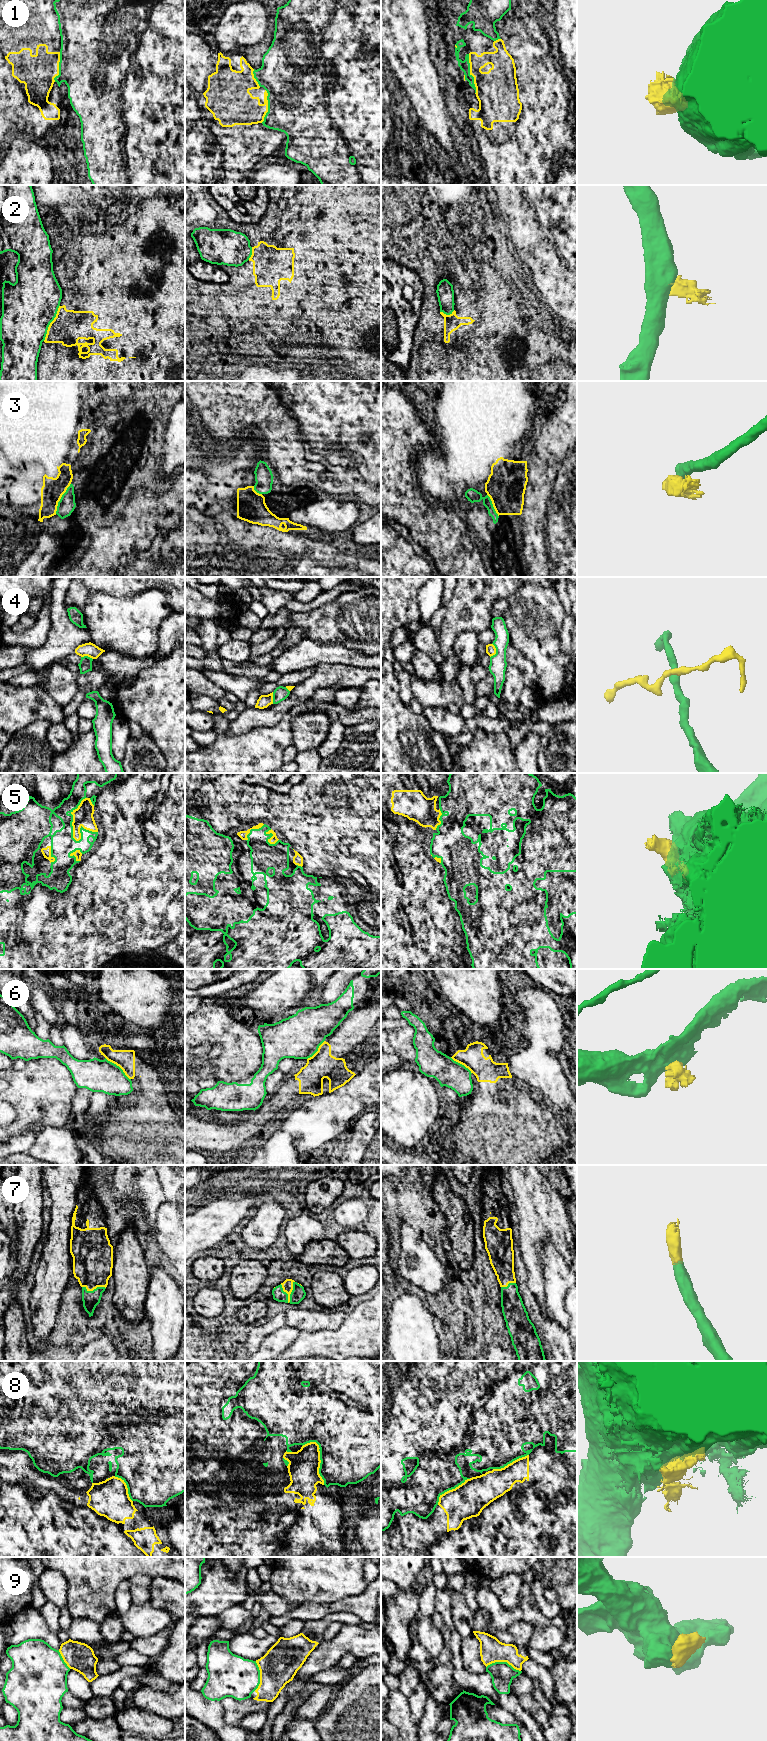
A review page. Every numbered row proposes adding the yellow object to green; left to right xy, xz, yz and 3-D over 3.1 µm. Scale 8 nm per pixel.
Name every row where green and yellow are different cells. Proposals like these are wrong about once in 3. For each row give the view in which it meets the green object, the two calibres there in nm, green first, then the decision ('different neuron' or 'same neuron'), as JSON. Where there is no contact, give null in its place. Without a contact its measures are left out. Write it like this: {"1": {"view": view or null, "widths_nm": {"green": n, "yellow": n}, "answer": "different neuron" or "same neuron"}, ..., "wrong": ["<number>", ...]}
{"1": {"view": "yz", "widths_nm": {"green": 80, "yellow": 320}, "answer": "different neuron"}, "2": {"view": "xy", "widths_nm": {"green": 440, "yellow": 260}, "answer": "different neuron"}, "3": {"view": "xy", "widths_nm": {"green": 140, "yellow": 180}, "answer": "different neuron"}, "4": {"view": "yz", "widths_nm": {"green": 140, "yellow": 80}, "answer": "different neuron"}, "5": {"view": "xy", "widths_nm": {"green": 190, "yellow": 160}, "answer": "same neuron"}, "6": {"view": "xy", "widths_nm": {"green": 260, "yellow": 160}, "answer": "different neuron"}, "7": {"view": "xz", "widths_nm": {"green": 120, "yellow": 90}, "answer": "same neuron"}, "8": {"view": "xz", "widths_nm": {"green": 480, "yellow": 260}, "answer": "different neuron"}, "9": {"view": "yz", "widths_nm": {"green": 190, "yellow": 190}, "answer": "different neuron"}, "wrong": ["1", "2", "3", "4", "6", "8", "9"]}

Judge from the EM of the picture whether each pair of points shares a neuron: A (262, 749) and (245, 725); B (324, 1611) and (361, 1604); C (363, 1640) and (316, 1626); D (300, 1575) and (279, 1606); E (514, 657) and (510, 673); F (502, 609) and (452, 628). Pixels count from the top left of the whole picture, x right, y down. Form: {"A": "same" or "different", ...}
{"A": "different", "B": "same", "C": "different", "D": "different", "E": "different", "F": "different"}

